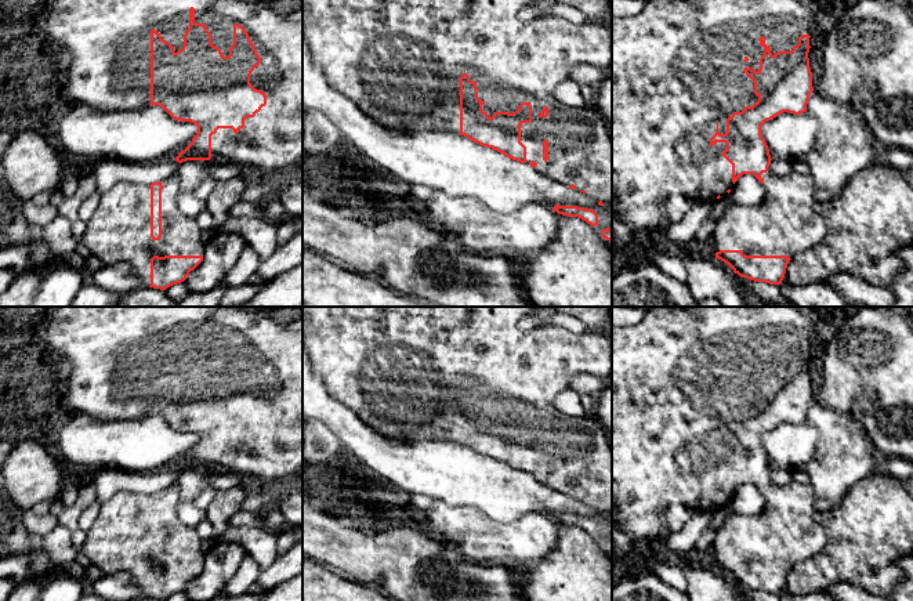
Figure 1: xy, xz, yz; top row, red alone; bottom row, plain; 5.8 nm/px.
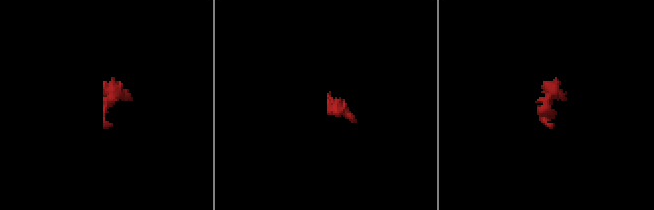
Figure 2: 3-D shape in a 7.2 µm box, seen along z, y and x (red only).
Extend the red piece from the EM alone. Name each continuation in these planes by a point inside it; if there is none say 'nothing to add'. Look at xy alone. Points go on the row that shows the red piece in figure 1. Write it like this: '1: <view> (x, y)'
1: xy (107, 43)

